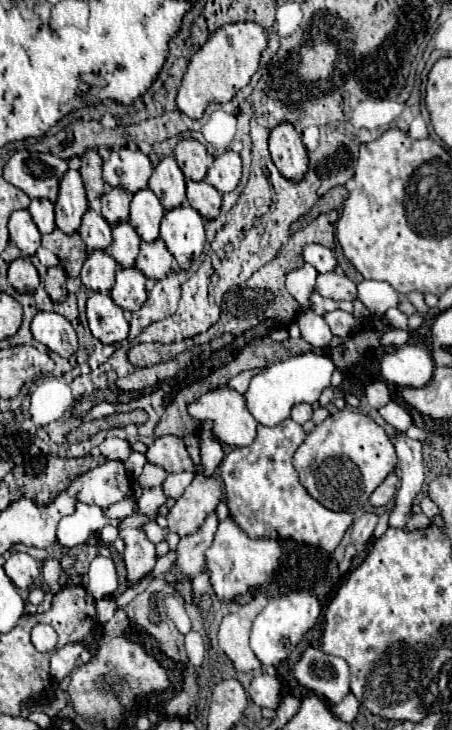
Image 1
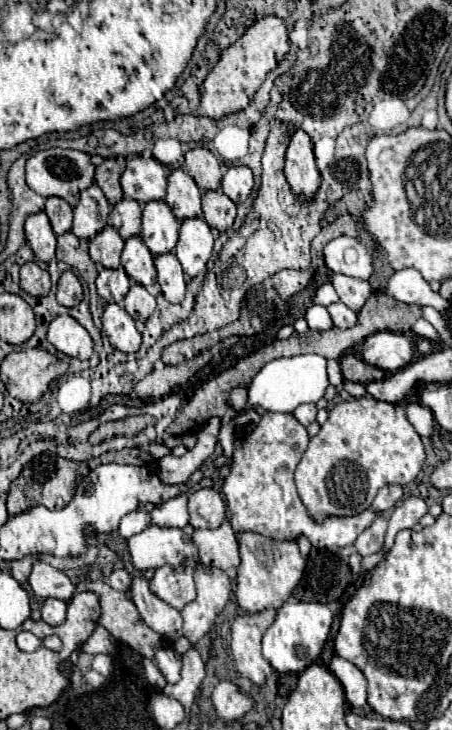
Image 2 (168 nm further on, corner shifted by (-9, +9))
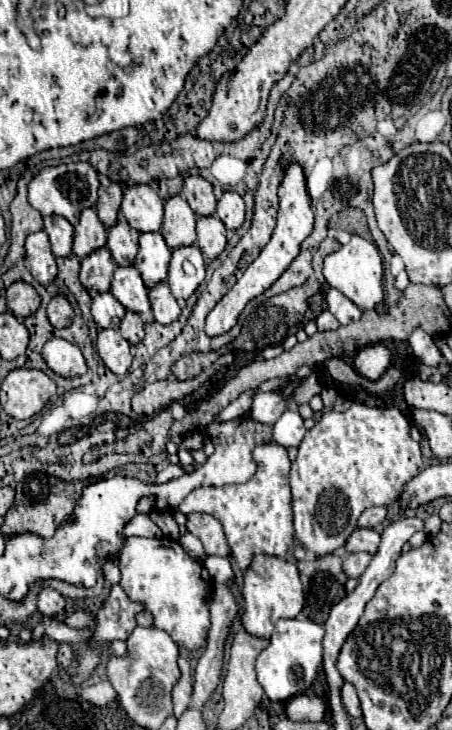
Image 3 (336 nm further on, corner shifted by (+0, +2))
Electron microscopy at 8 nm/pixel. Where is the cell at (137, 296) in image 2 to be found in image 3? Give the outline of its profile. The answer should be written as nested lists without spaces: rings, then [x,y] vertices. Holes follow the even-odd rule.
[[[126,312],[120,324],[120,334],[126,338],[130,344],[140,344],[144,338],[144,324],[136,312]]]

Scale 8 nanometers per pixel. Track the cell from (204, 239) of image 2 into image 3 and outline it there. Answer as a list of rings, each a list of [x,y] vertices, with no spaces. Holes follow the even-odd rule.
[[[182,246],[172,252],[168,286],[176,300],[188,300],[204,282],[204,258],[198,246]]]

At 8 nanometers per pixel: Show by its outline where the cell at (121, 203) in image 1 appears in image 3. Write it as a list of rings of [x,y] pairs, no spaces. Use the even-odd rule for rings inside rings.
[[[124,218],[118,220],[116,226],[108,230],[108,250],[118,266],[132,266],[138,254],[138,232],[124,222]]]

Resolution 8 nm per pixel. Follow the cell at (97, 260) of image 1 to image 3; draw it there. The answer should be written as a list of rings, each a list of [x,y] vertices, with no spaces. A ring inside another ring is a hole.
[[[110,292],[98,294],[92,300],[92,318],[94,318],[98,328],[114,328],[114,330],[118,330],[124,314],[126,314],[124,306],[120,306],[120,302],[116,302],[116,298],[112,298]]]

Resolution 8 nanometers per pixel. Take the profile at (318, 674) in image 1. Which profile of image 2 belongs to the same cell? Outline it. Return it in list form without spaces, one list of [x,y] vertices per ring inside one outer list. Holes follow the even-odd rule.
[[[333,655],[331,663],[329,663],[329,669],[341,681],[347,701],[353,707],[363,707],[367,703],[365,675],[361,675],[361,671],[353,663],[349,663],[347,659],[341,659],[339,655]]]

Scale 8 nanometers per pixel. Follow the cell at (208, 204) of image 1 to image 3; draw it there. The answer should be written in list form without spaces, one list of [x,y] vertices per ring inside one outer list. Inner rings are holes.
[[[216,216],[198,218],[196,230],[198,230],[196,246],[200,248],[200,252],[208,260],[218,258],[222,254],[222,250],[226,248],[226,228],[220,222],[220,218],[216,218]]]

